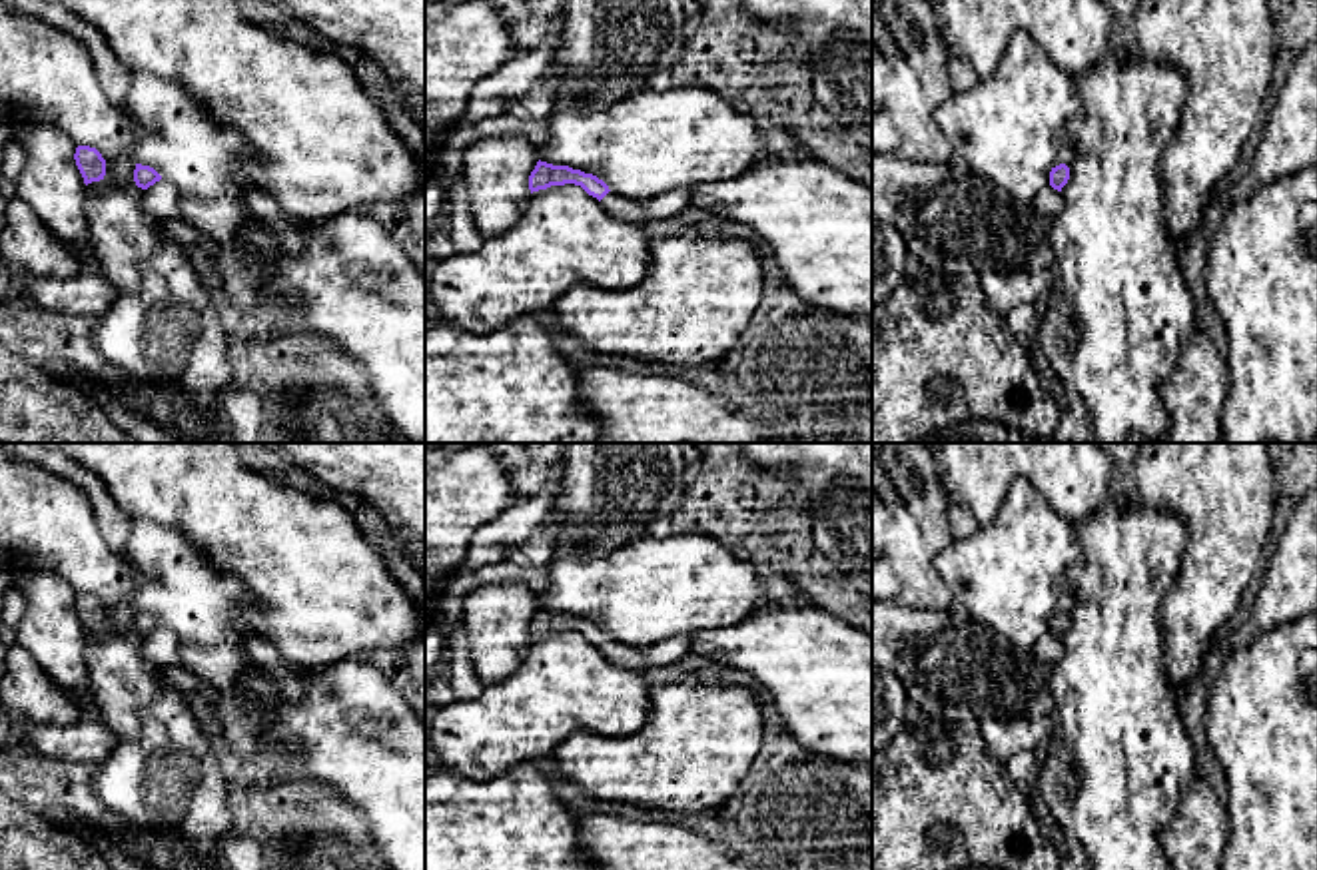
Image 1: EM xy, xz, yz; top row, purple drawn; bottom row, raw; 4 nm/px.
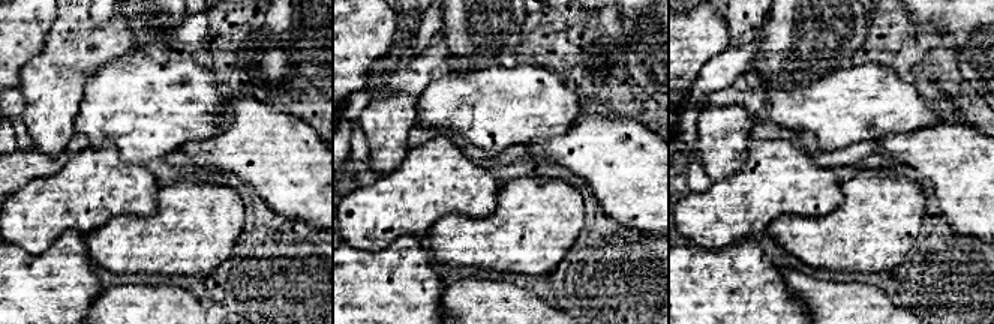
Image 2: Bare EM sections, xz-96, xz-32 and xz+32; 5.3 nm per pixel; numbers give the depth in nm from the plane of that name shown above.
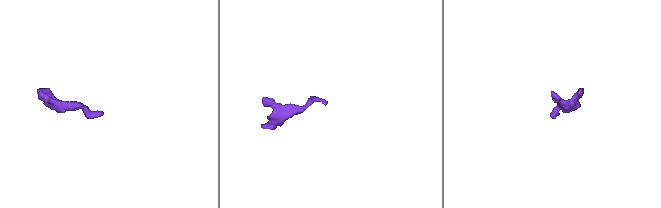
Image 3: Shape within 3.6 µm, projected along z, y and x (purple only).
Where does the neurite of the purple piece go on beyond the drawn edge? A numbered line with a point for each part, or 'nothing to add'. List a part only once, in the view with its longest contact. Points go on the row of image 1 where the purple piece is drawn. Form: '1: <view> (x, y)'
1: xz (671, 204)

